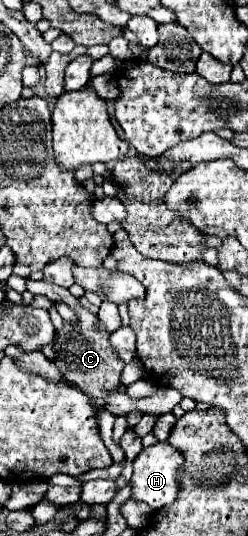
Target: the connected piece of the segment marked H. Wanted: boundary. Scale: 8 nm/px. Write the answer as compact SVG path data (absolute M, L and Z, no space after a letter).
M167 443L145 447L131 463L131 499L147 503L155 511L171 505L177 493L177 467L181 461L179 451Z

